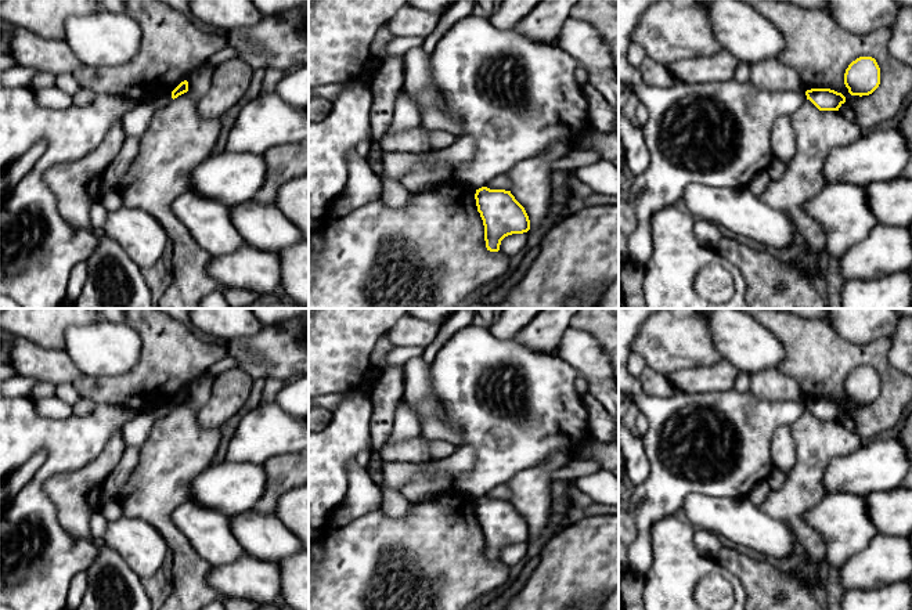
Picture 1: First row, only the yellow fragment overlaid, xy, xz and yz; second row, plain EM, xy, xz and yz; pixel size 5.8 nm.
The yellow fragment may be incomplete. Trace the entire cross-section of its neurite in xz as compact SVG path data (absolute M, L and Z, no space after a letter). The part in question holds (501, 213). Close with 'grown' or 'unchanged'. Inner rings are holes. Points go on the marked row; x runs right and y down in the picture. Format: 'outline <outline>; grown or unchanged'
outline M482 187L476 190L475 199L484 225L487 250L498 252L505 237L530 230L529 216L511 191Z; unchanged

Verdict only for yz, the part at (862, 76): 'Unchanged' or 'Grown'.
Unchanged

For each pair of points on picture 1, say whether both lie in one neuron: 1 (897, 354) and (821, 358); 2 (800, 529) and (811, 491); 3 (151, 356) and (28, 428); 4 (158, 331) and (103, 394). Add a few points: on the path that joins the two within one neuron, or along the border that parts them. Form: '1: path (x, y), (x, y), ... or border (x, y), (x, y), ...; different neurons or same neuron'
1: border (890, 338), (889, 361), (897, 370); different neurons
2: path (799, 519), (799, 504), (801, 501); same neuron
3: border (96, 403), (111, 403), (128, 410); different neurons
4: path (158, 350), (158, 356), (122, 390); same neuron

